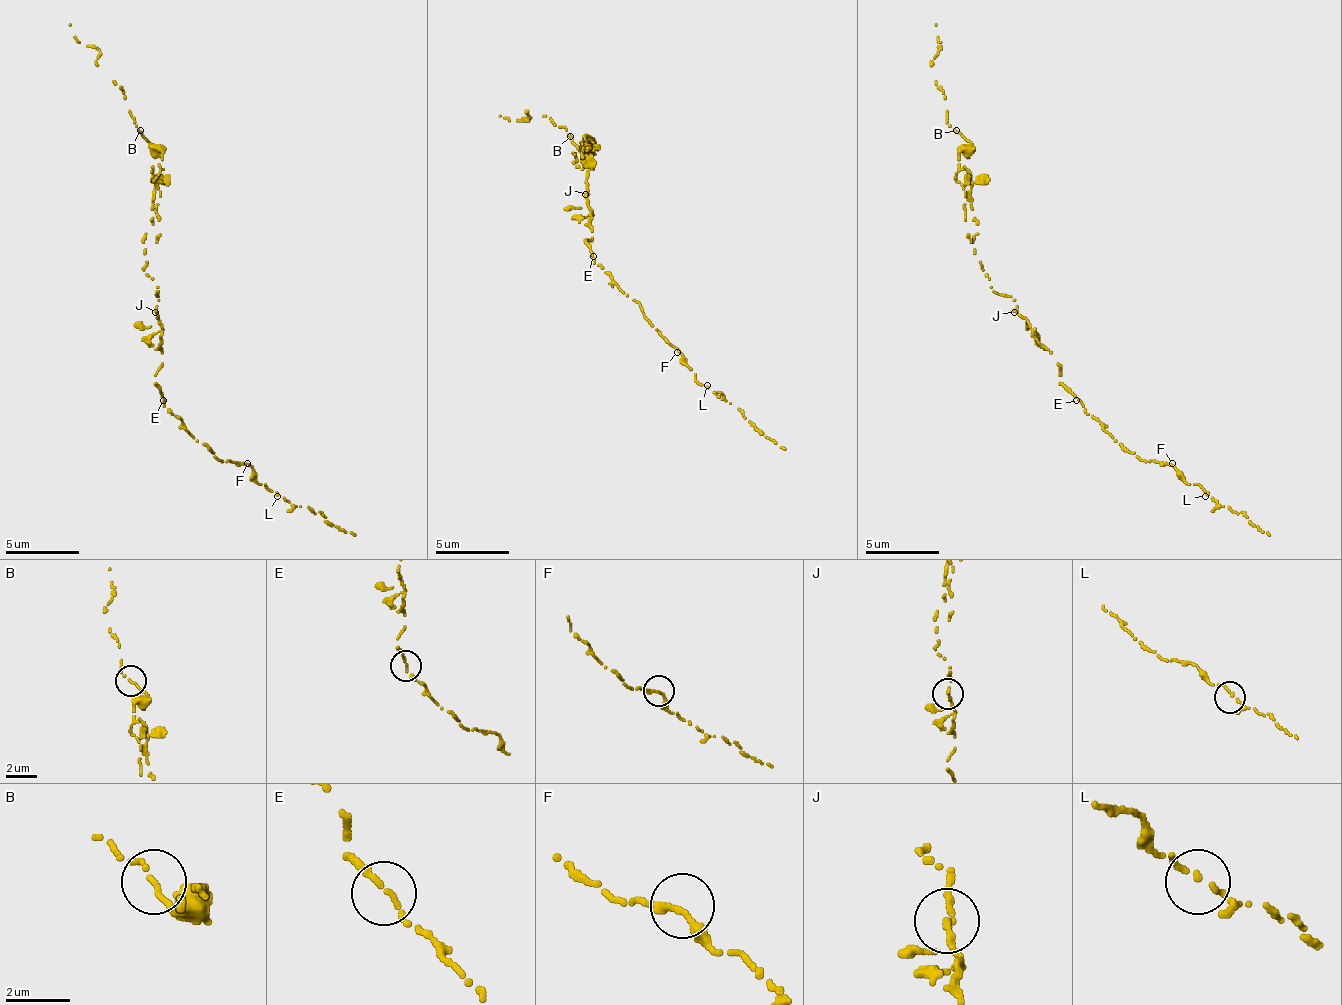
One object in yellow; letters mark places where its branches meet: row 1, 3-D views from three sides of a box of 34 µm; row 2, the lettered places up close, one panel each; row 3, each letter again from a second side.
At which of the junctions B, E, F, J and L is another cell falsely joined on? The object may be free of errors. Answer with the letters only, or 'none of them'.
B

